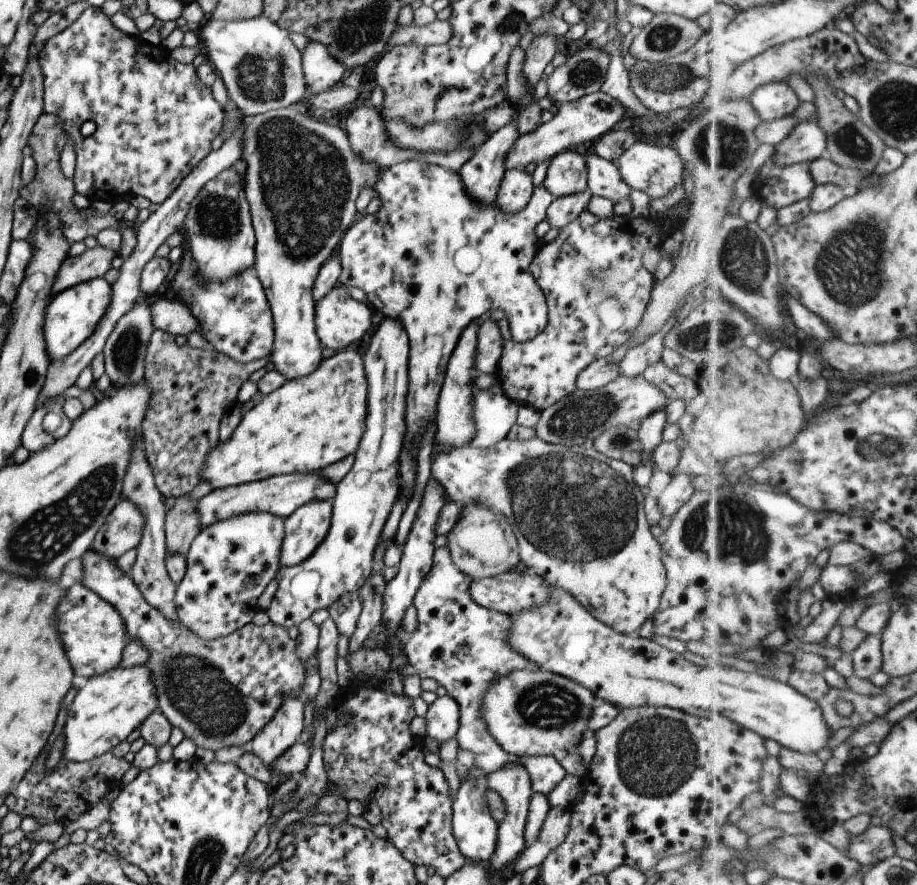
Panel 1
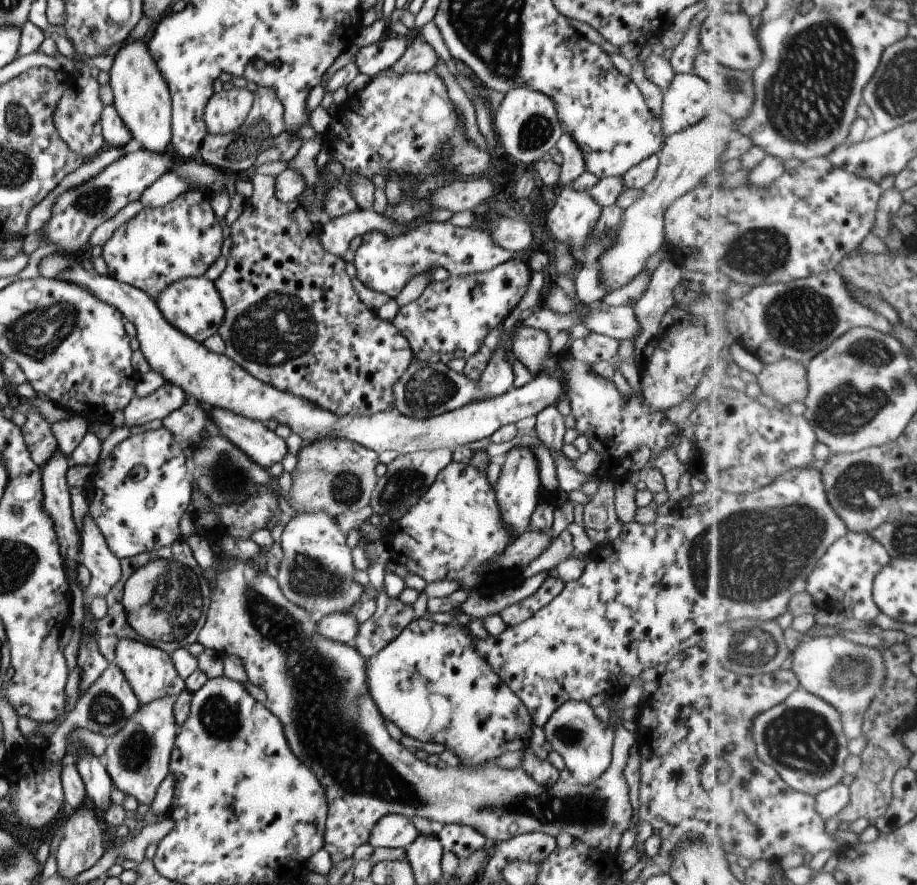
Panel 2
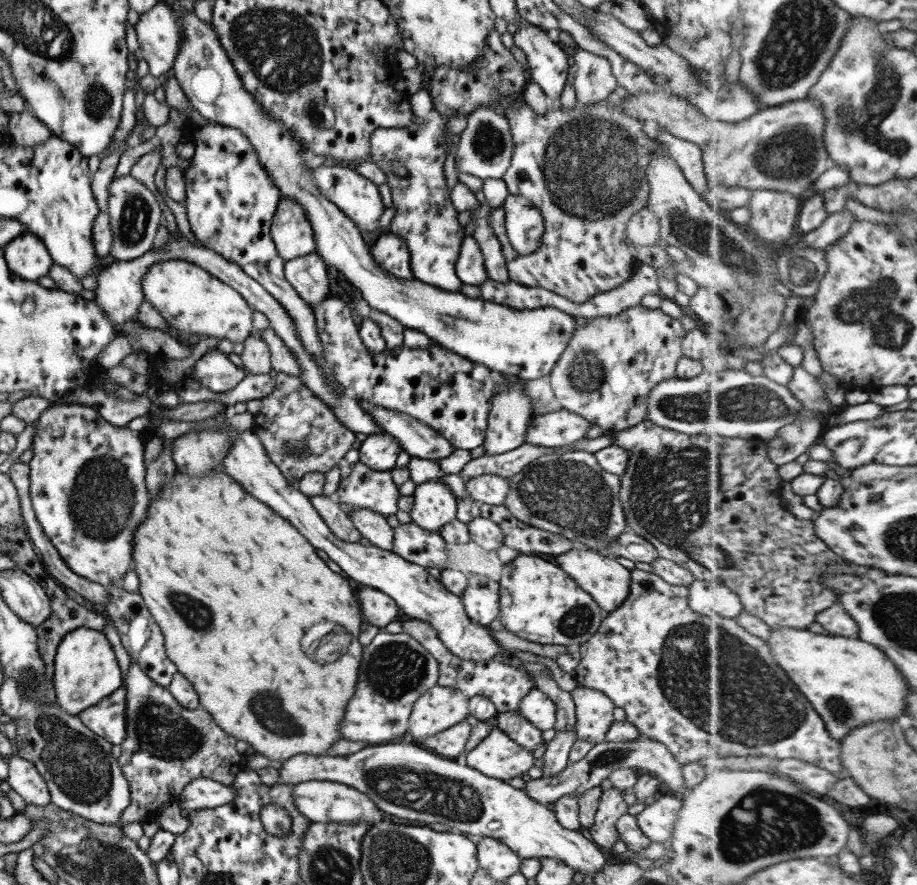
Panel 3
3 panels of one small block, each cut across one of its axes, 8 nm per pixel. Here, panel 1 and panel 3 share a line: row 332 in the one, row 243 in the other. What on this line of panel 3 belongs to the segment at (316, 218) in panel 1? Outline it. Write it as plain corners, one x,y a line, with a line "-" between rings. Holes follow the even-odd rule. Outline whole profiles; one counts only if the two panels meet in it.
279,199
270,222
270,237
284,260
296,259
316,249
313,229
303,207
293,199

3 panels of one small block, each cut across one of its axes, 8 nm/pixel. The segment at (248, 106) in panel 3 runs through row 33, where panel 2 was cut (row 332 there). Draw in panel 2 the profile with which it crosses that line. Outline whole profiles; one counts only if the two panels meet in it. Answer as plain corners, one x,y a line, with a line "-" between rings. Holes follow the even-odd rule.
203,276
184,278
169,284
165,287
165,290
159,292
156,304
161,316
171,326
199,344
217,332
225,314
223,302
221,302
219,293
215,290
214,283

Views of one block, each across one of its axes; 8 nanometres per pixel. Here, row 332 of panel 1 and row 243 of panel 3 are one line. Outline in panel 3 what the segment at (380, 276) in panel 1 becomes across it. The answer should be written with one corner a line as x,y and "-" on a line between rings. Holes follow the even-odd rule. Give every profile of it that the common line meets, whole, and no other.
425,89
410,95
408,102
413,113
413,124
409,124
406,131
376,128
369,139
369,160
375,162
383,172
395,208
386,229
405,241
410,252
413,279
442,291
457,293
462,282
455,274
454,262
465,235
464,227
457,222
458,212
451,205
442,173
449,145
448,135
444,132
446,118
435,111
431,97
-
392,162
398,162
405,170
402,176
395,176
-
507,195
502,207
505,232
510,245
522,255
533,252
543,234
541,213
521,195

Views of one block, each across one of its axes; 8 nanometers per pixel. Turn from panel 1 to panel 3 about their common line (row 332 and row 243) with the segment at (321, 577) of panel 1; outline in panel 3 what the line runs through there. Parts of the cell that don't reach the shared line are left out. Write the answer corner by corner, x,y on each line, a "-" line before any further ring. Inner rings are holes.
388,232
378,236
369,247
371,256
379,268
398,279
413,279
410,252
400,236

